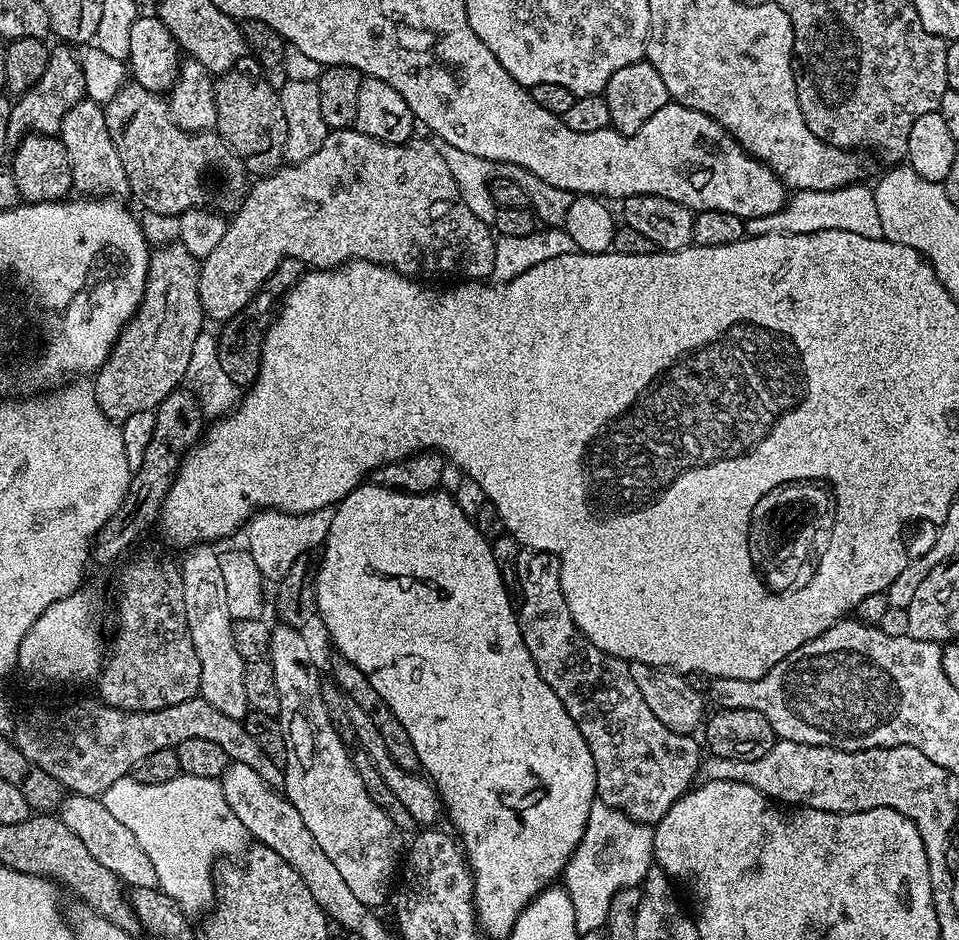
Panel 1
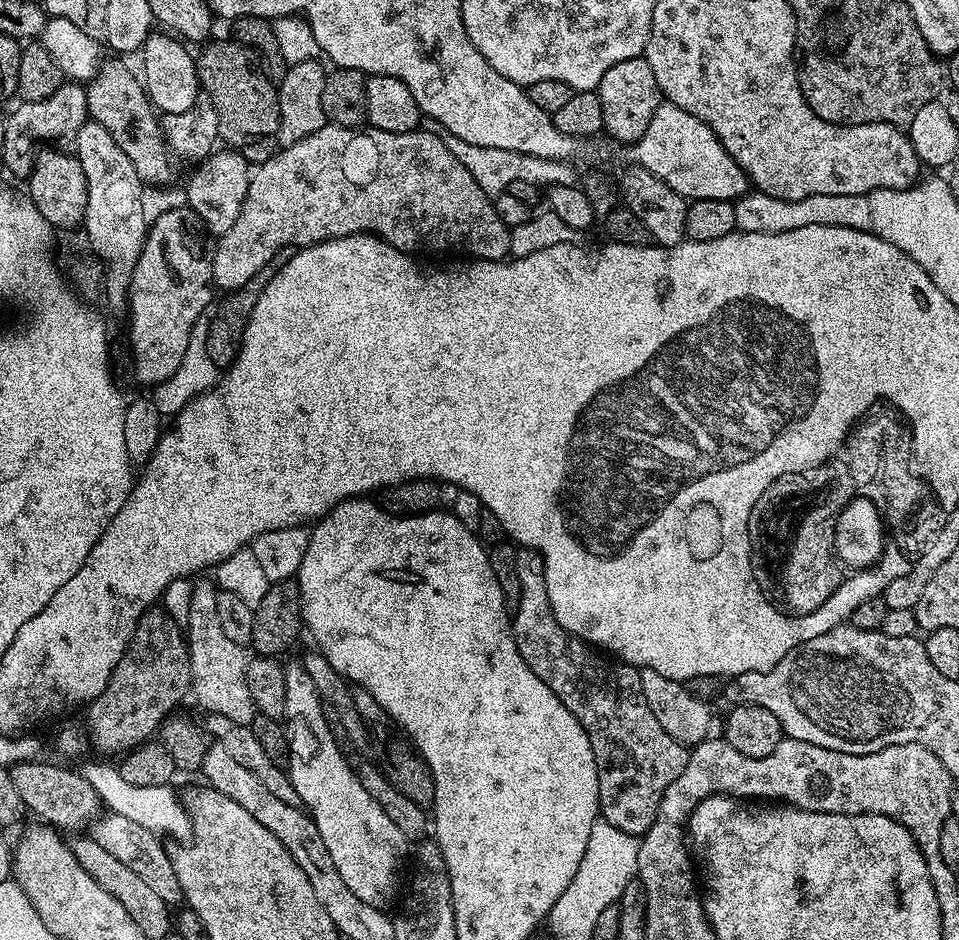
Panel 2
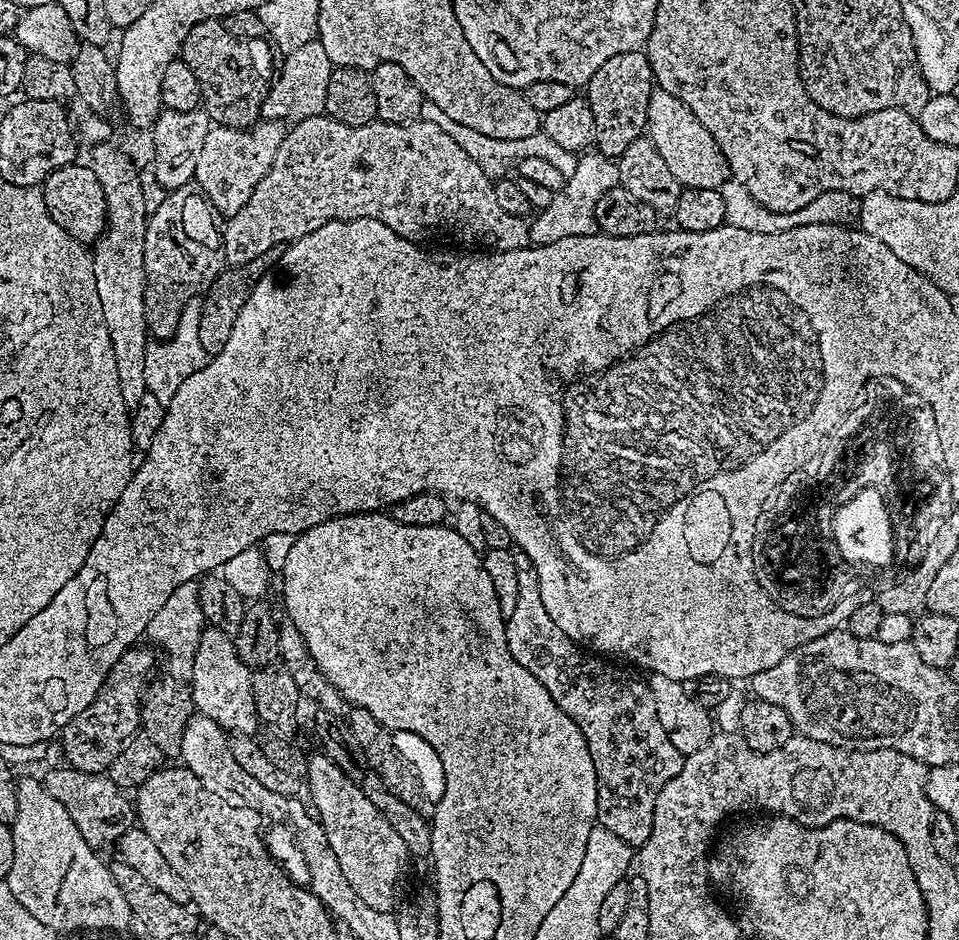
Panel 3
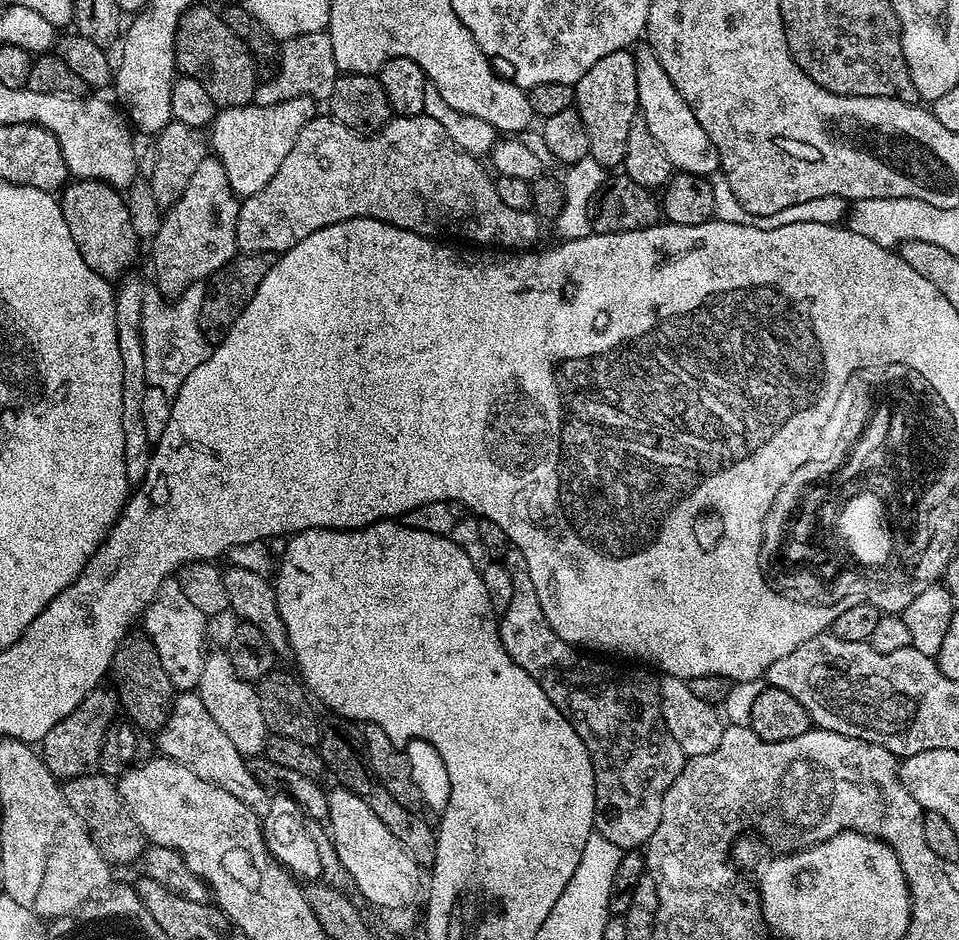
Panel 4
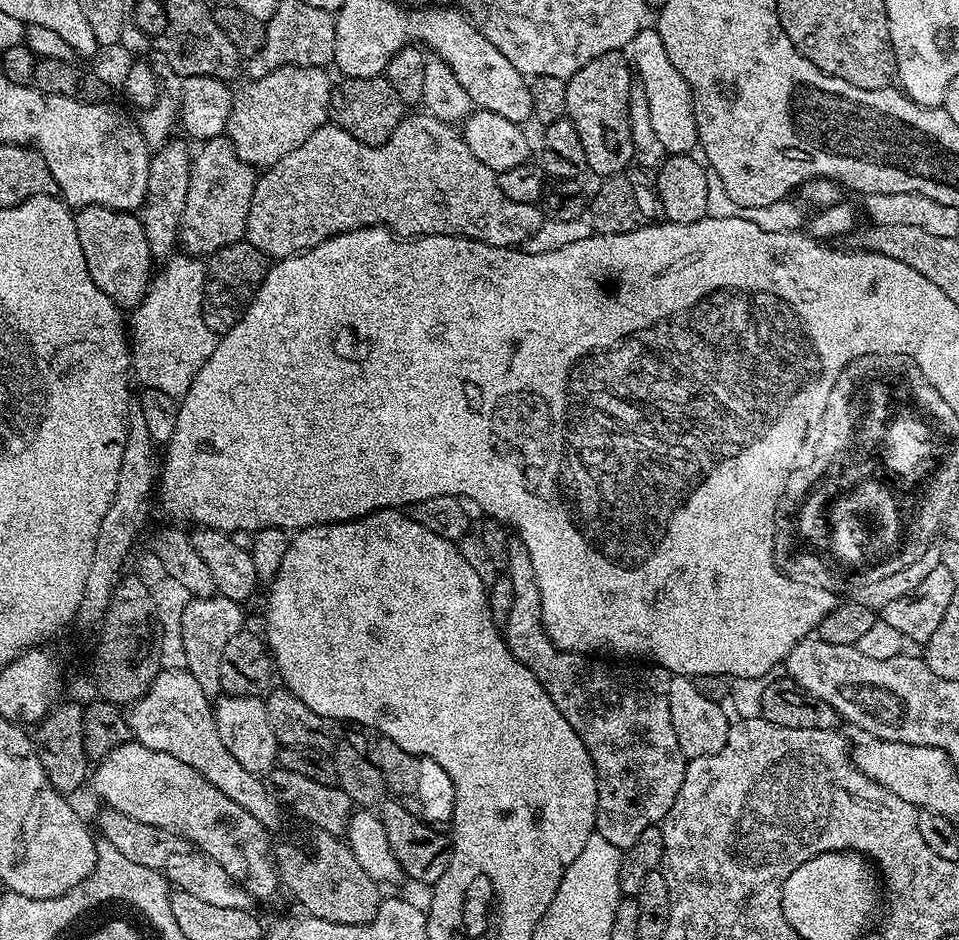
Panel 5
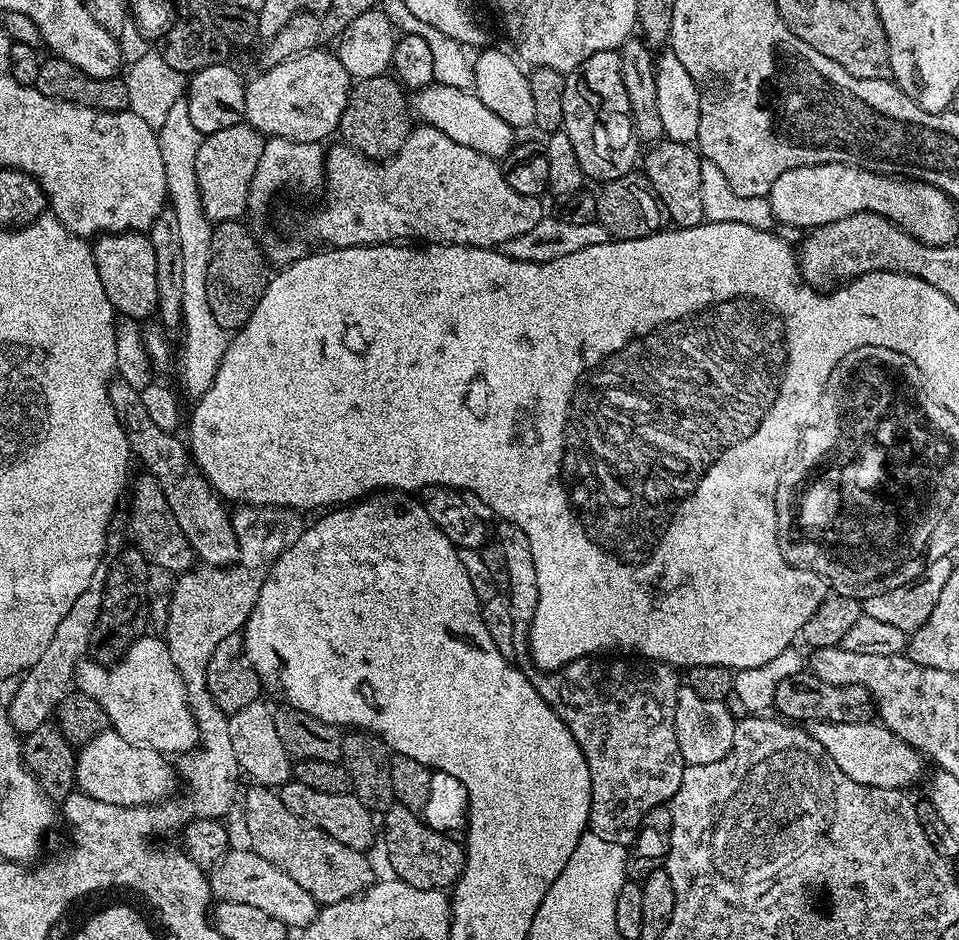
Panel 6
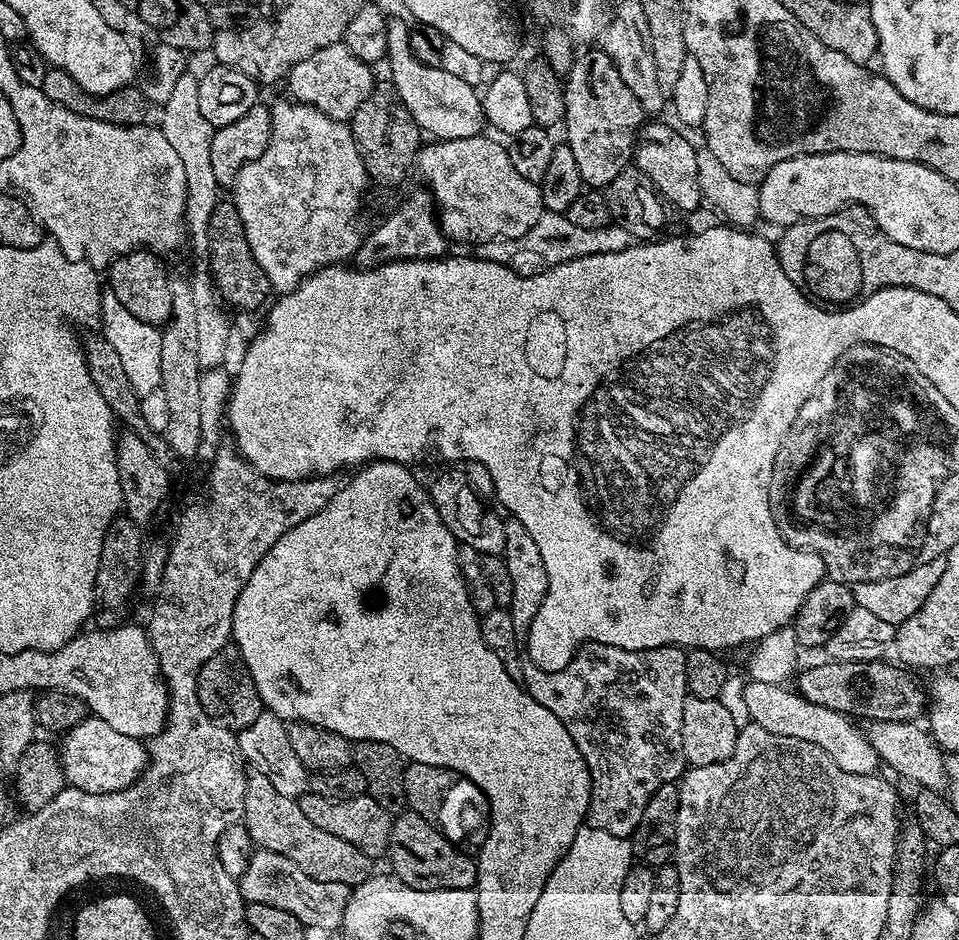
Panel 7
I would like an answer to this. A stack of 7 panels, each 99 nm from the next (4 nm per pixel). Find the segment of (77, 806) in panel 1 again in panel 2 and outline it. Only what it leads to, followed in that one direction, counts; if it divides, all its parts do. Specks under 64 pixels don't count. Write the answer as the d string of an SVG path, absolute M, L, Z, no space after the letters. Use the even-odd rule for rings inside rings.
M108 812L91 825L90 835L98 846L103 846L113 858L118 858L122 866L134 870L134 874L138 874L138 878L142 878L142 882L146 882L146 886L150 886L150 890L162 898L162 902L176 906L183 901L182 886L178 886L178 874L174 874L169 849L164 849L160 841L163 839L157 833L146 830L146 826L138 826L138 822L130 818L122 818L122 814Z

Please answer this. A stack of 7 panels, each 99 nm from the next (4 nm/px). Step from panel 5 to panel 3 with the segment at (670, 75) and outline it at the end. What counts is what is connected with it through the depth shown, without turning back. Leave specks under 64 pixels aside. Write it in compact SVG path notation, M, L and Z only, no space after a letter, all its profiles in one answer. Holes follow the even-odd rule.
M653 87L648 107L648 139L658 146L658 154L662 154L666 166L670 166L670 174L674 174L676 181L684 188L719 188L730 178L728 163L718 150L718 142L710 138L710 130L694 118L690 106L686 106L674 94Z

